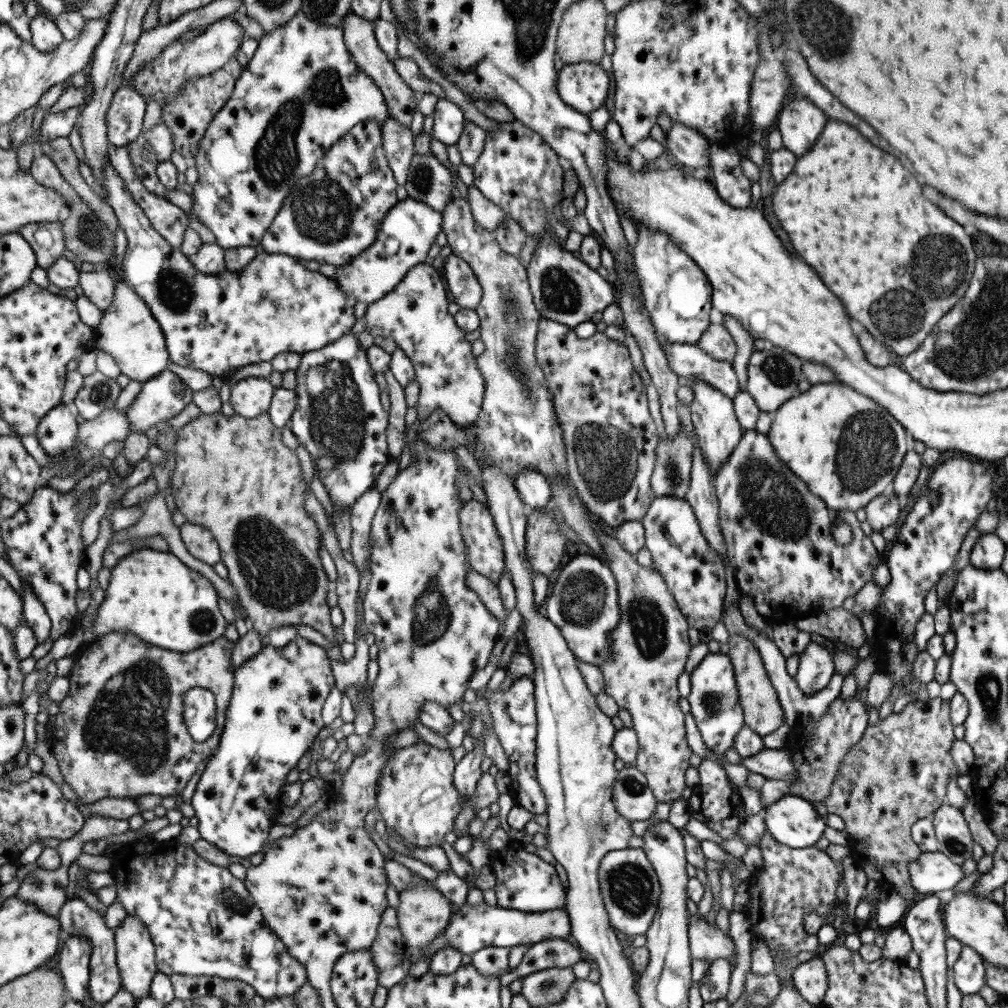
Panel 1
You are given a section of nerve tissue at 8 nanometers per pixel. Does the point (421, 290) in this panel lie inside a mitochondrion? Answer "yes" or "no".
no

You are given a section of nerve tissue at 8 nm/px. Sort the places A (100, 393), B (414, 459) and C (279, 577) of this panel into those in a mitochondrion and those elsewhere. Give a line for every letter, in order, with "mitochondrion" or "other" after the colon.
A: mitochondrion
B: other
C: mitochondrion

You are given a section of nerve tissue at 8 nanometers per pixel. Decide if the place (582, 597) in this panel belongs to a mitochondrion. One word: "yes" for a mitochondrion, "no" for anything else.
yes

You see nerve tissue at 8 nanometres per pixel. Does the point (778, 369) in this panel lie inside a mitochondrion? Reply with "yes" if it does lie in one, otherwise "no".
yes

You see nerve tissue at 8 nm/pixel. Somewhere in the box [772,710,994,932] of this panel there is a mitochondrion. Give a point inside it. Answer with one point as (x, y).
(953, 844)

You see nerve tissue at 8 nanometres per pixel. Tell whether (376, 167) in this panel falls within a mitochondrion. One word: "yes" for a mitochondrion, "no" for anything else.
no

